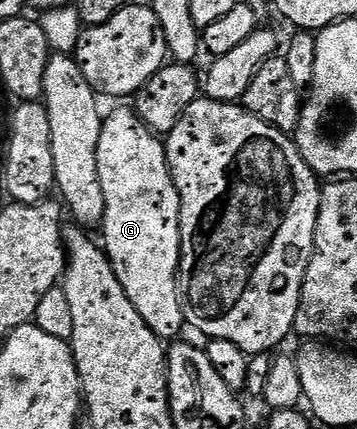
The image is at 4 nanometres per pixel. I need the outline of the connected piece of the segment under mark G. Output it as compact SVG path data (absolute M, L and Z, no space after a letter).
M121 107L118 111L113 111L110 115L108 112L104 116L101 132L99 133L97 160L99 161L99 185L103 185L103 201L105 202L105 221L103 224L103 232L105 231L105 240L103 240L105 255L115 269L115 277L119 277L119 285L123 285L123 293L127 293L131 305L135 305L135 313L139 313L139 317L143 317L143 321L147 321L151 333L155 333L158 339L162 341L176 340L180 336L177 334L183 329L186 330L187 327L185 314L181 308L181 298L177 292L177 270L181 264L181 198L179 197L179 189L175 189L175 181L169 172L164 142L158 138L146 123L138 119L134 110L129 108L128 111L127 108Z

